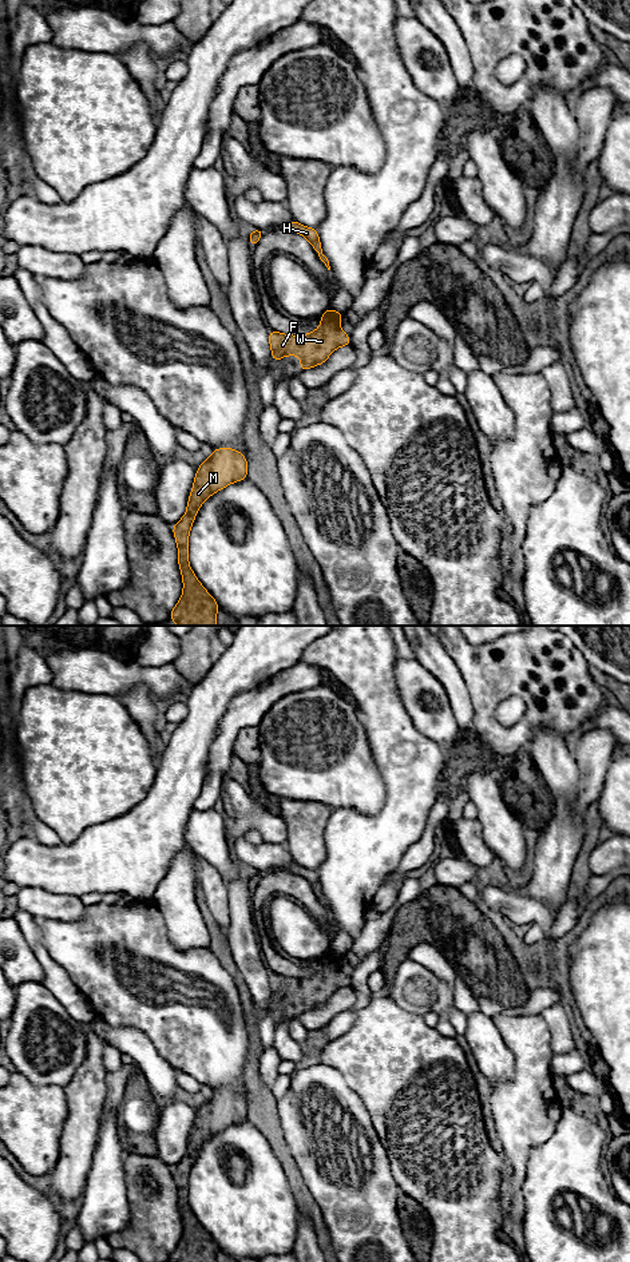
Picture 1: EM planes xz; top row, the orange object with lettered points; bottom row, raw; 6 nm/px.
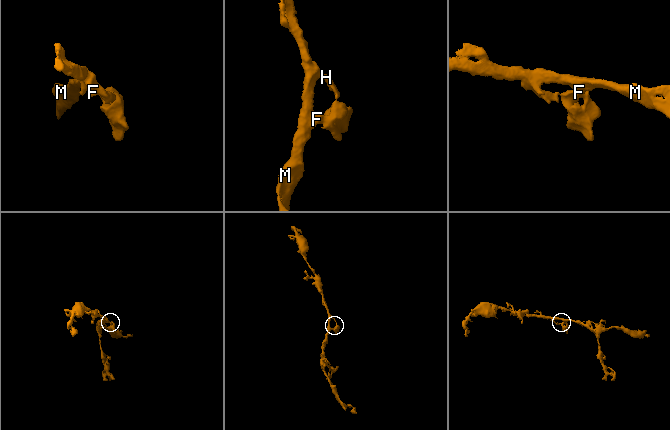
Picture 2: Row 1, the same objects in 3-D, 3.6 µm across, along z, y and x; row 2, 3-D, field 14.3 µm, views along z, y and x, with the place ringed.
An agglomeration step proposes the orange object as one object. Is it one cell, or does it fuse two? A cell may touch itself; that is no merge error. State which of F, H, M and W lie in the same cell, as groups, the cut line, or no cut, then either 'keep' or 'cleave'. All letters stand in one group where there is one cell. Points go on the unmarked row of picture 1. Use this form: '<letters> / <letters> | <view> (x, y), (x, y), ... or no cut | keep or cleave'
F H M W | no cut | keep

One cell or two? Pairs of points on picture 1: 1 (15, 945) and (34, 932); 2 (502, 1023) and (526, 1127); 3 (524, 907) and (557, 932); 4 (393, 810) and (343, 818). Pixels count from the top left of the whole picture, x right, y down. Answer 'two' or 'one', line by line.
1: two
2: one
3: two
4: one

